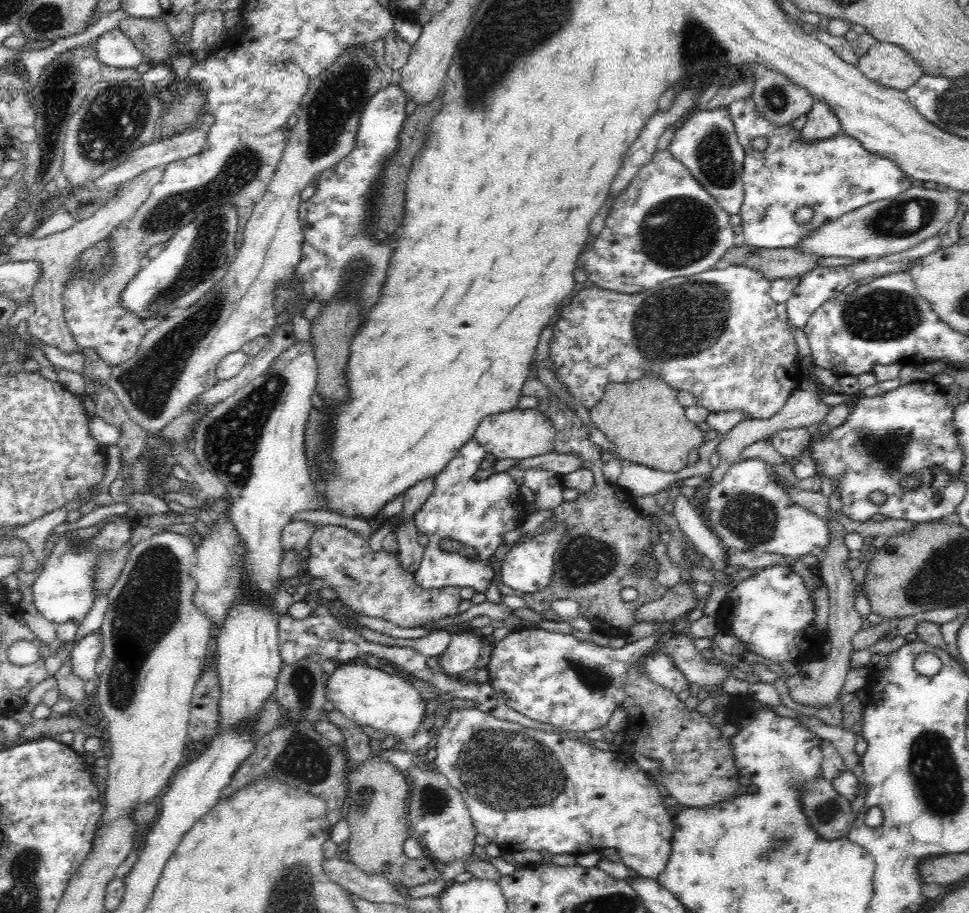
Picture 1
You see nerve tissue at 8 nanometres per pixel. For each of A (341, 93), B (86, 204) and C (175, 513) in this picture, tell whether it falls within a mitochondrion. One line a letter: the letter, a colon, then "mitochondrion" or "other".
A: mitochondrion
B: mitochondrion
C: other

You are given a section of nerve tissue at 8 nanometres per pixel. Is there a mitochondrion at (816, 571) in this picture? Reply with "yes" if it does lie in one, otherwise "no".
no

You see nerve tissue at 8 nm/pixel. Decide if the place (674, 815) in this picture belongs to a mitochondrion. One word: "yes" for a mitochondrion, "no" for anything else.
no

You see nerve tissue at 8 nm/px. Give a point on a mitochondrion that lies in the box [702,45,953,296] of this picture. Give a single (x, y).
(919, 212)

